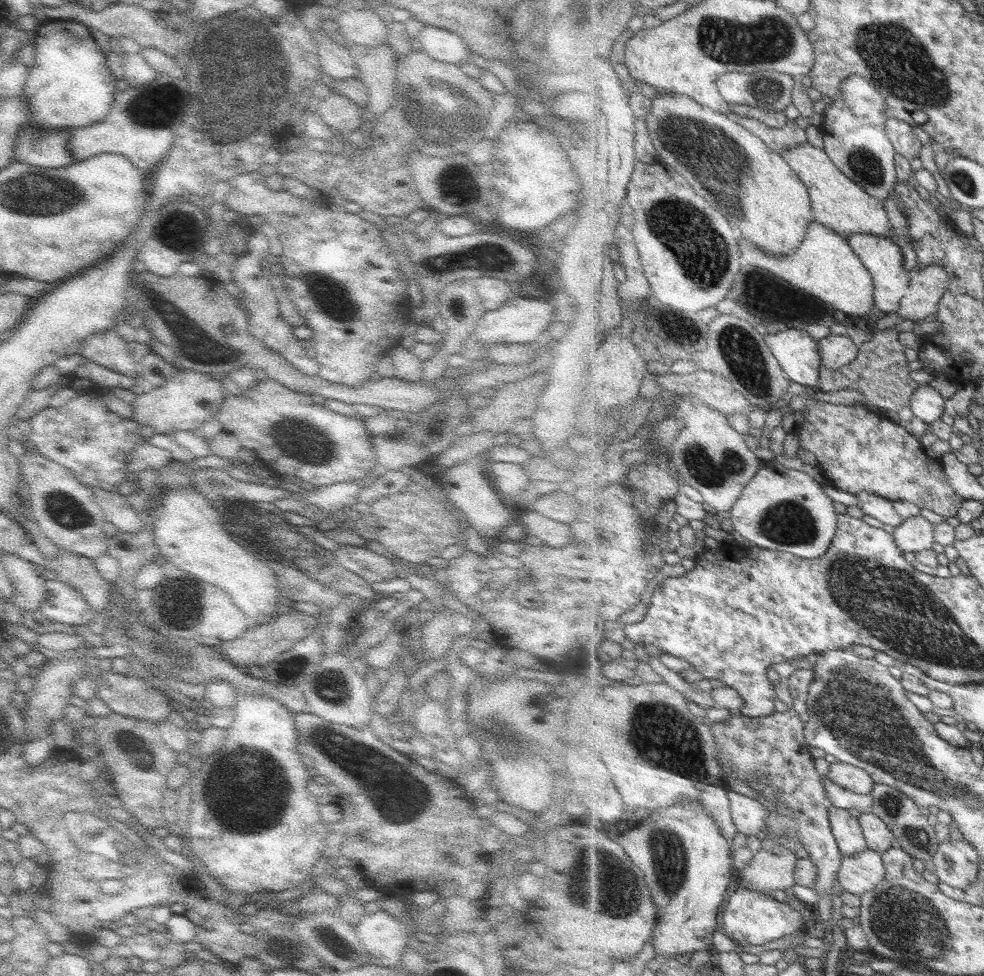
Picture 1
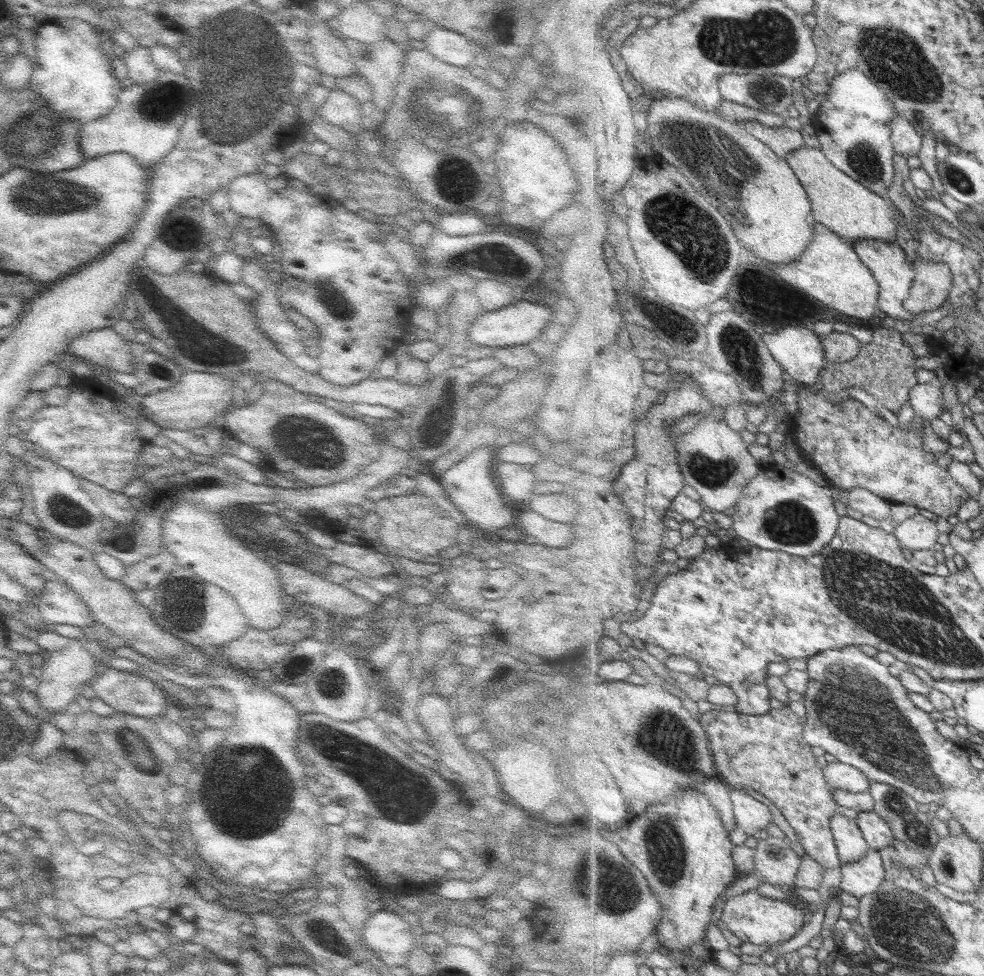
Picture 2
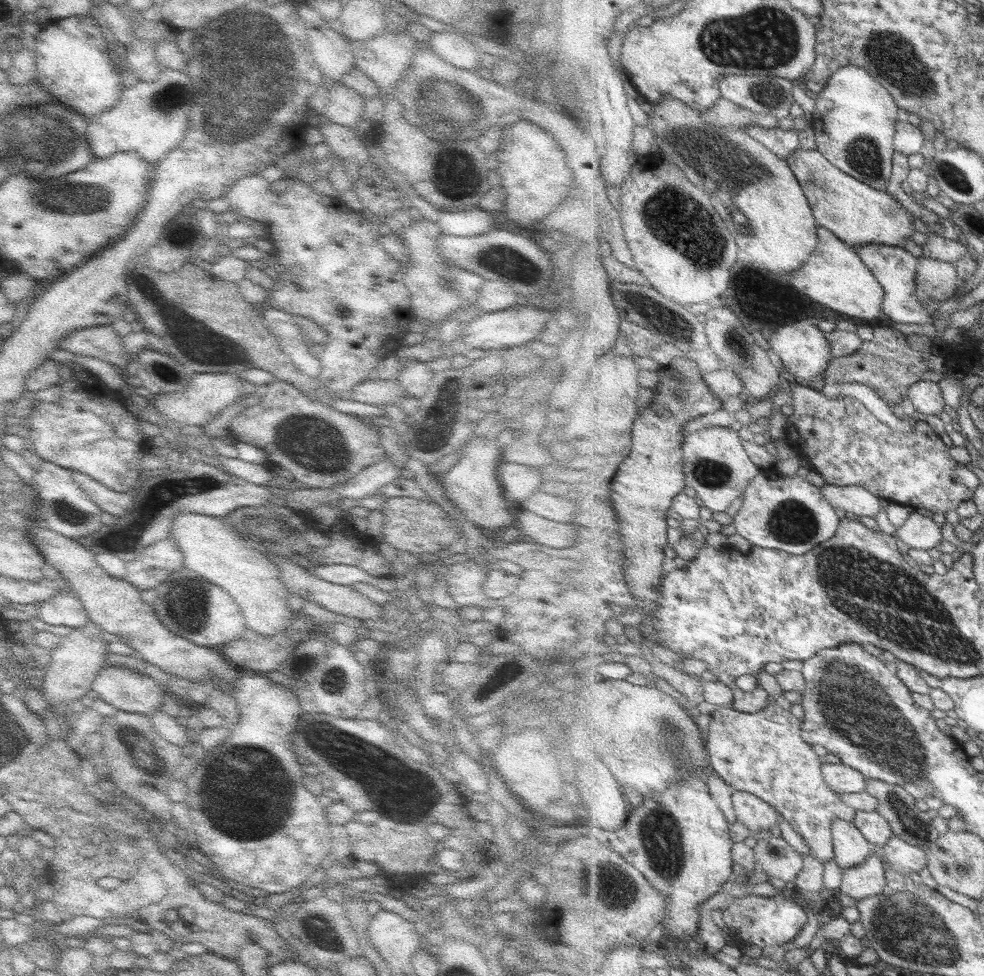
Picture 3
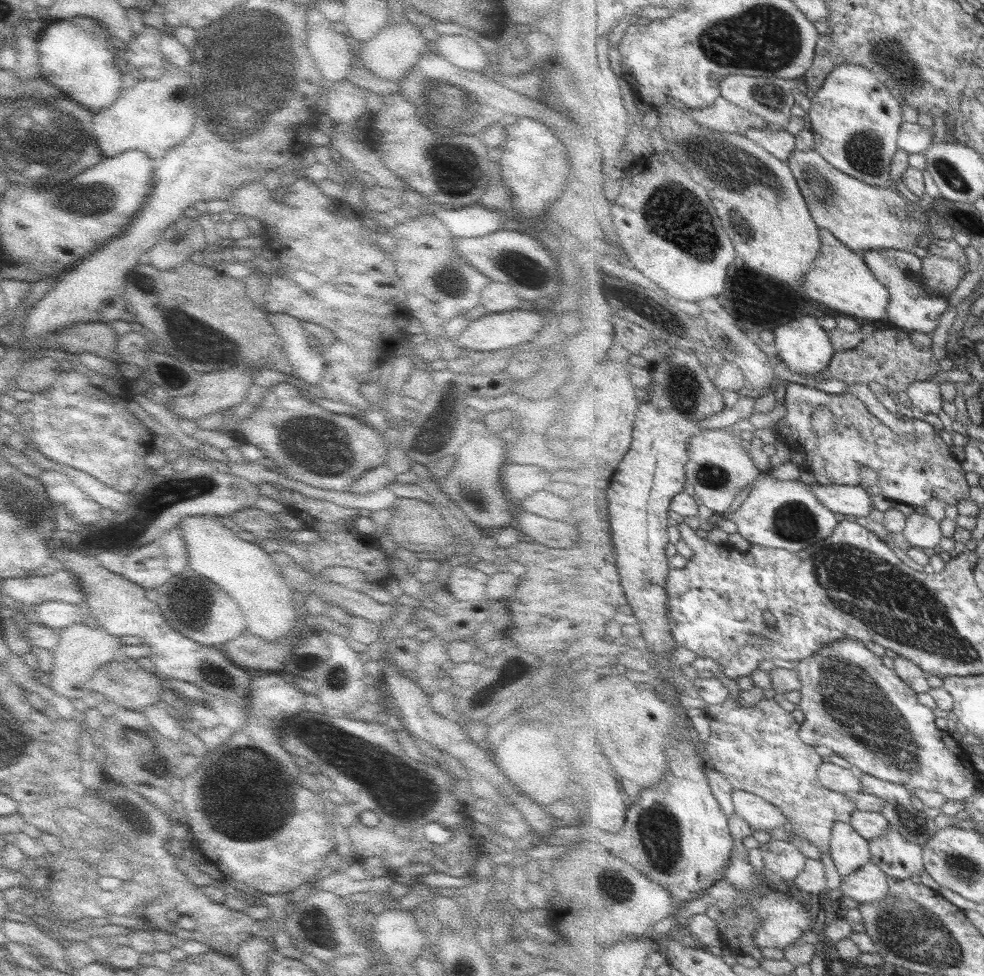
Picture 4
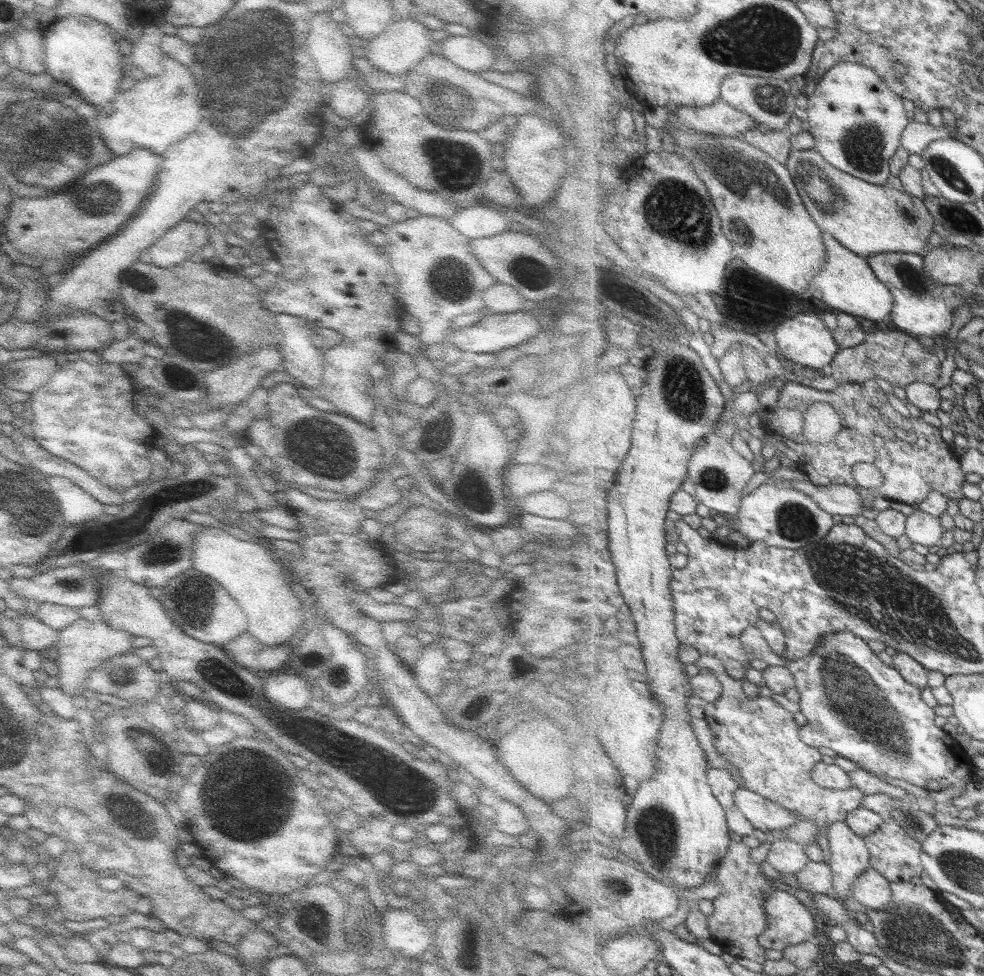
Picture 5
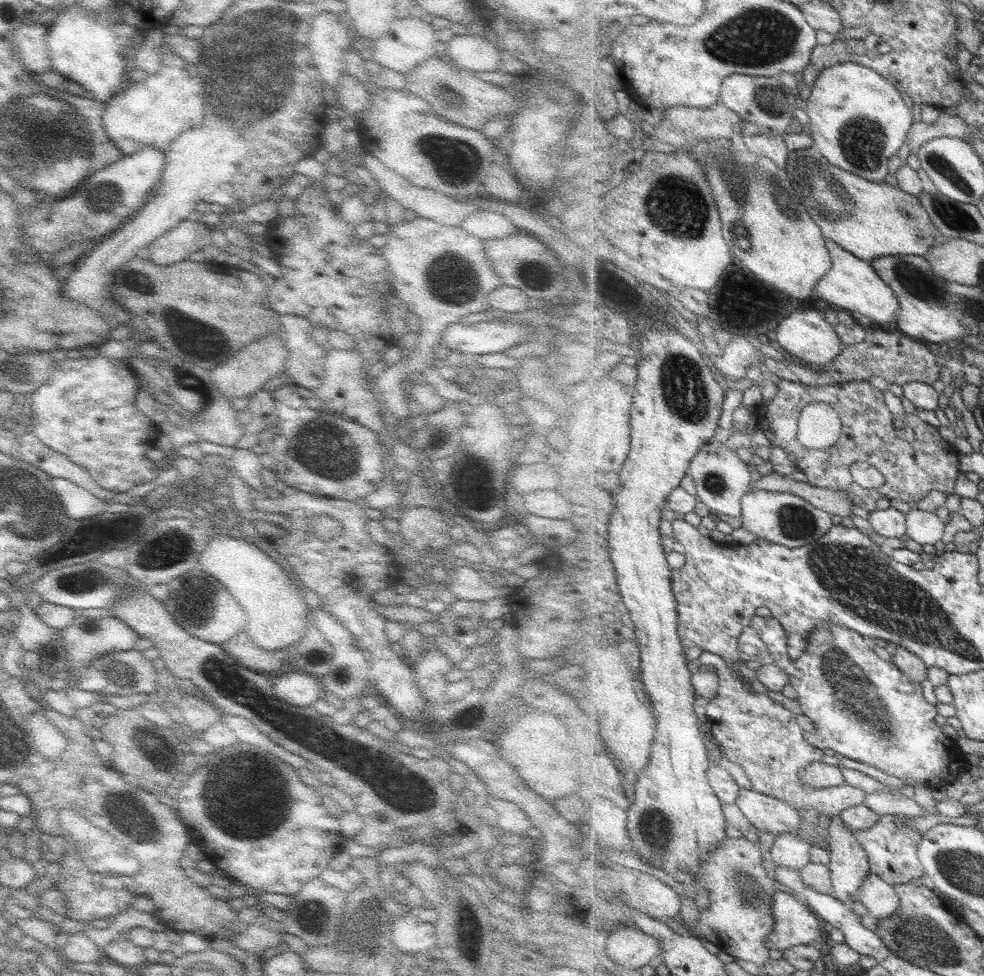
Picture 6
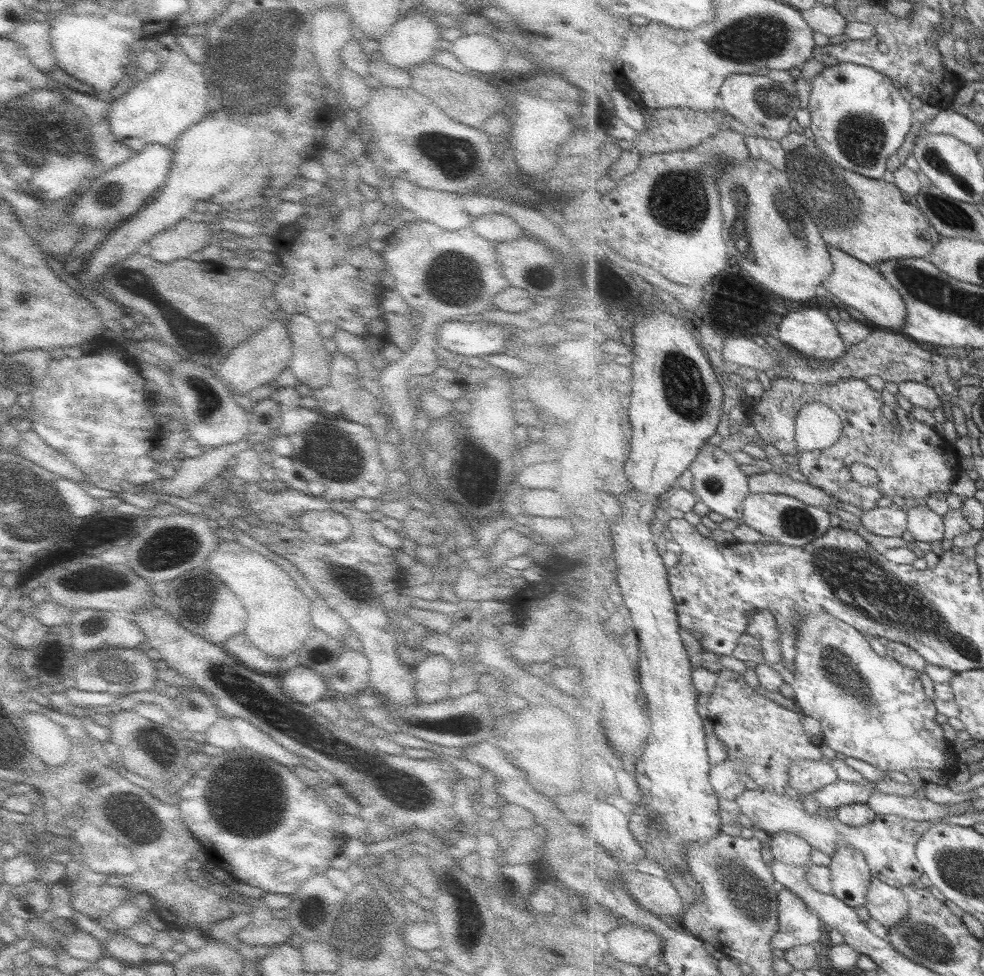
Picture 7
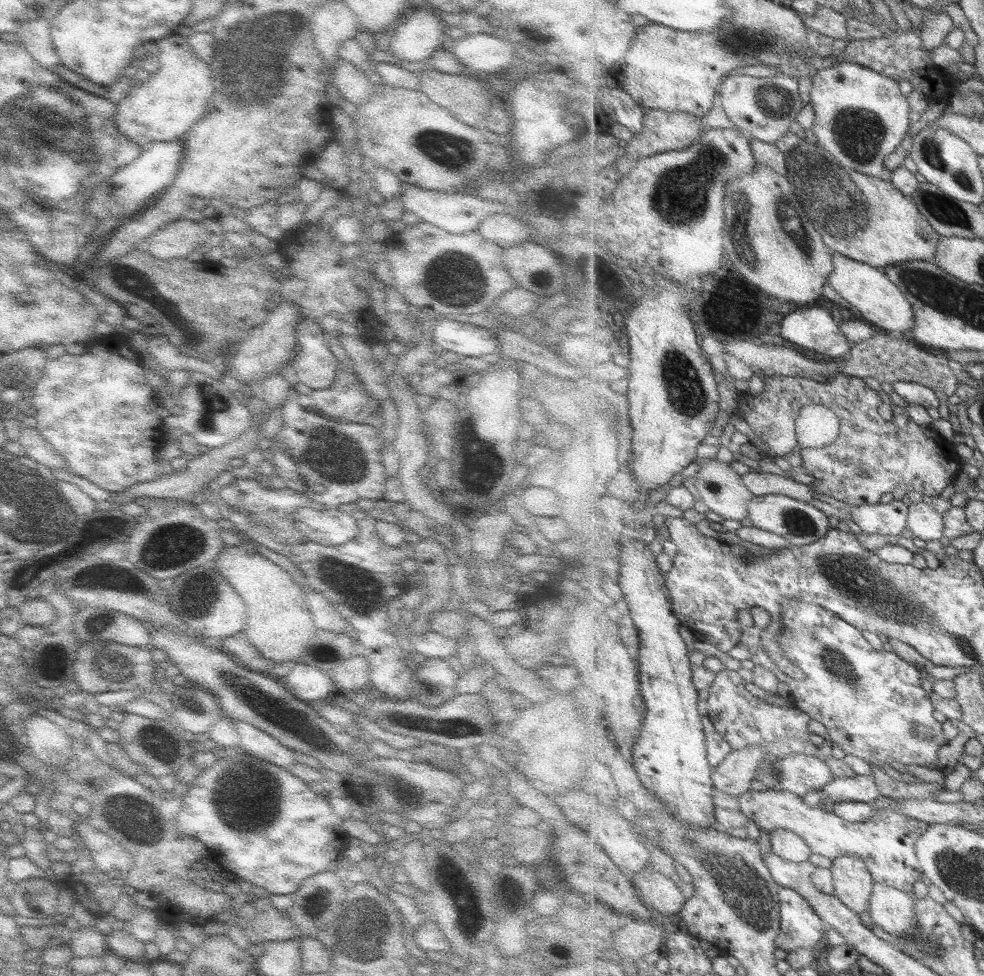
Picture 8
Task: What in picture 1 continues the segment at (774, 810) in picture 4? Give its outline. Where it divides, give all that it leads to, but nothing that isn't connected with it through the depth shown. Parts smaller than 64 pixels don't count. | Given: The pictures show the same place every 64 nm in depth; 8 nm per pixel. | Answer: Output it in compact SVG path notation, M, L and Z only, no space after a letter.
M730 792L732 819L738 832L745 836L762 837L768 824L768 812L765 806L749 796Z

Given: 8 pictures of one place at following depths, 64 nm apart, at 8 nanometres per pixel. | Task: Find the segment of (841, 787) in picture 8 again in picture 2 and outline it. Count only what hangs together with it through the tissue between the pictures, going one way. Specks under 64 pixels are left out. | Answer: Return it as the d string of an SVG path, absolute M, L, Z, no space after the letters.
M785 706L763 715L723 709L705 727L714 752L717 776L737 789L752 788L771 800L797 833L806 854L822 864L825 871L843 865L832 833L832 818L843 815L856 819L860 812L836 803L833 788L815 762L811 744L805 742L805 725L805 719Z

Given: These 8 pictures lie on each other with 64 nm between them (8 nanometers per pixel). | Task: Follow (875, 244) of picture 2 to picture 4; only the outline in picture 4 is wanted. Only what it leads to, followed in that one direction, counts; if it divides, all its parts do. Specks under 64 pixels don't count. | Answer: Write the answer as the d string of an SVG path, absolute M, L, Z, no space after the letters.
M897 249L870 250L863 255L873 275L890 292L891 301L888 304L887 319L902 329L931 335L949 304L947 296L935 294L925 288L922 258L909 251Z

